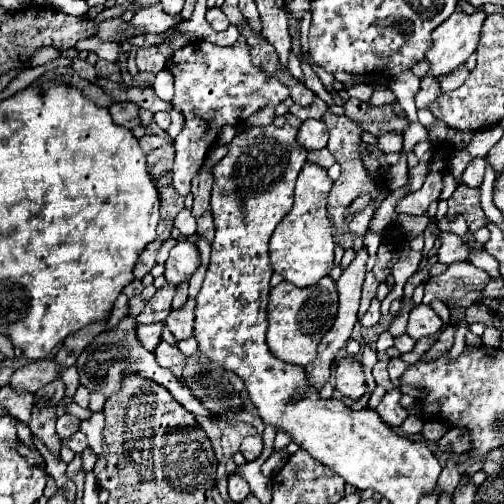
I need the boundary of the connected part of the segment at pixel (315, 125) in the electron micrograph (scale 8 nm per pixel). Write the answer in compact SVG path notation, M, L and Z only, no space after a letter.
M305 120L297 138L305 150L321 150L327 146L329 132L321 120Z

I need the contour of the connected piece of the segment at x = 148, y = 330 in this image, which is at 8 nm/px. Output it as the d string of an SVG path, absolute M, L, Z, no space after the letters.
M163 322L151 326L137 326L137 336L149 350L157 348L157 344L161 342L161 332L163 332Z

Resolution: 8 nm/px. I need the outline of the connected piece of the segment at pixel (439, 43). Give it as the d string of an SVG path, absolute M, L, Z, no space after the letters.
M483 10L473 16L465 12L453 12L435 32L431 34L433 46L427 52L427 60L431 64L429 74L435 78L451 72L459 64L467 62L467 58L477 50L481 26L487 14Z

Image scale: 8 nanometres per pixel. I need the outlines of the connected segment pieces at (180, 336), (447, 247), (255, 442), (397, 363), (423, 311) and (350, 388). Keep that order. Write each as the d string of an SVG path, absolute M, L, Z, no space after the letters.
M189 298L179 310L173 310L165 324L171 330L171 334L175 336L175 340L185 340L193 334L193 318L195 318L195 298Z
M443 232L439 236L441 248L439 248L439 262L443 264L453 264L453 262L471 262L469 260L469 248L467 244L451 232Z
M257 434L257 436L247 436L241 444L241 454L251 462L255 460L263 450L263 438Z
M391 358L389 360L389 376L393 386L401 386L401 376L407 370L407 364L401 358Z
M419 304L411 310L409 324L407 324L407 334L413 340L419 340L423 336L431 336L431 334L439 332L441 326L443 326L443 320L433 312L431 306Z
M345 358L335 368L335 388L351 400L359 400L365 394L365 372L363 364Z

